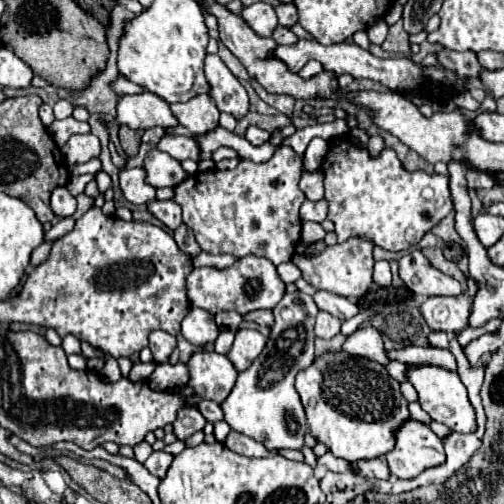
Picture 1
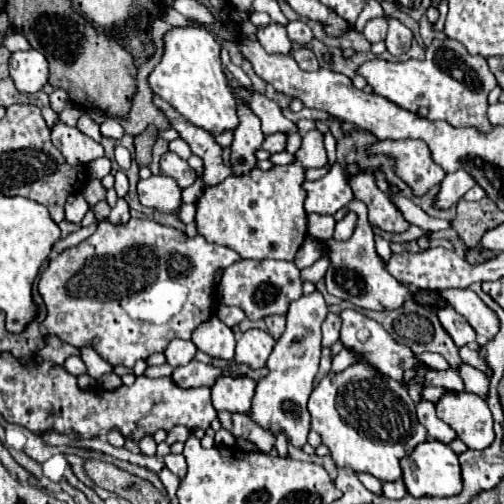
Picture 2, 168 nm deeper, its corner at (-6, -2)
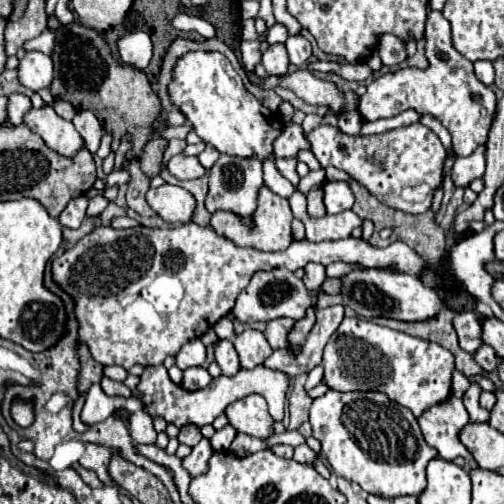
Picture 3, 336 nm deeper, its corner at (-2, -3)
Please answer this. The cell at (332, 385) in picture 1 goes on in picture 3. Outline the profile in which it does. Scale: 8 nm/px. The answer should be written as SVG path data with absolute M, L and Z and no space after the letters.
M327 390L315 398L309 410L313 436L321 442L321 454L335 474L361 484L365 492L395 496L419 496L425 486L425 466L435 458L435 448L427 446L417 418L383 392L339 392Z

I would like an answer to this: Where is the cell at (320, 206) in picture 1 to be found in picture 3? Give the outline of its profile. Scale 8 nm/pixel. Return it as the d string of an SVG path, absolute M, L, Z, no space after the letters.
M325 182L323 184L323 204L327 208L327 214L339 214L343 210L349 210L355 202L353 192L347 182Z

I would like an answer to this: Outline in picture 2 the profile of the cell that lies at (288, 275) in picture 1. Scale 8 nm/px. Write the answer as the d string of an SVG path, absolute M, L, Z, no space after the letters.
M321 257L319 261L315 261L311 267L307 267L307 269L303 269L301 271L301 279L303 281L311 281L311 283L317 283L317 281L321 281L323 277L325 277L325 273L327 273L327 267L331 265L331 261L329 261L329 257Z

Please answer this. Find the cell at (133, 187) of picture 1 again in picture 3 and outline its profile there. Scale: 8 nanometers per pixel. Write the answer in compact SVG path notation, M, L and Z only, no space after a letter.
M163 184L159 188L149 188L145 194L145 200L169 224L191 222L195 200L181 186Z

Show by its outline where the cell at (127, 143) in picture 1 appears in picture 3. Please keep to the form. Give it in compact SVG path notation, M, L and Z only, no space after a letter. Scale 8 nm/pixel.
M155 136L151 138L145 148L143 148L143 156L139 158L139 164L141 164L141 170L153 178L161 172L161 158L163 158L163 150L167 148L167 140L161 138L161 136Z

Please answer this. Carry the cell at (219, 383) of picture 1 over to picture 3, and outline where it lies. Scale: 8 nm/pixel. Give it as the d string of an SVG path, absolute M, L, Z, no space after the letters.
M249 394L231 402L225 408L229 424L237 432L245 432L255 438L269 438L273 434L273 418L267 412L267 402L259 394Z

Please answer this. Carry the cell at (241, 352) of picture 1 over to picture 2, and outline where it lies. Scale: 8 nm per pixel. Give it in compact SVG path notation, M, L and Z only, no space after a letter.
M249 329L237 337L235 363L245 363L253 369L259 369L265 365L273 347L275 347L275 339L267 331Z

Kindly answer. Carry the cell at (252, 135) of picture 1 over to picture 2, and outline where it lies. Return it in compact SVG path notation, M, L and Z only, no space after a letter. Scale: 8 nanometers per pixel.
M275 133L275 135L265 137L263 149L269 151L269 153L281 153L281 151L285 151L285 145L287 145L287 135L285 133Z

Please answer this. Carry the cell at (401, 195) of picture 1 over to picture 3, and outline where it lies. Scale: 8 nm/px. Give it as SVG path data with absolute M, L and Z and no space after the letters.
M479 146L471 156L457 158L451 170L451 180L455 188L467 188L475 178L485 174L485 146Z

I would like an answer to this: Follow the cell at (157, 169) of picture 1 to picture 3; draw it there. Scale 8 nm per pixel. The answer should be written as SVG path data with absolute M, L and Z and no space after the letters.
M177 154L167 162L167 170L179 178L179 180L193 180L205 174L205 168L199 164L199 160L195 156L183 156Z

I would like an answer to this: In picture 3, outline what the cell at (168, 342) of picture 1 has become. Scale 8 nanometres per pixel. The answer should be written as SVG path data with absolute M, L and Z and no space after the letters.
M199 338L183 344L181 350L179 350L179 354L175 356L175 364L181 370L191 368L191 366L201 366L203 360L205 360L205 344Z

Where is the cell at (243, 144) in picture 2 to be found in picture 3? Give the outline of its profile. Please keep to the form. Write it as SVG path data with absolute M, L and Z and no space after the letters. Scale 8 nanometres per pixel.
M223 154L211 168L209 172L209 192L205 198L205 208L209 212L215 210L231 210L239 214L243 220L249 220L253 210L255 210L255 198L257 190L263 184L263 172L261 172L261 162L259 158L239 158L239 156L229 156Z

